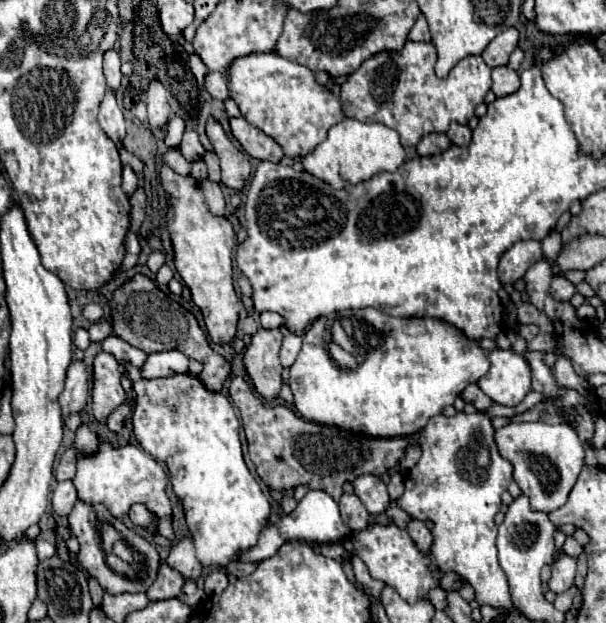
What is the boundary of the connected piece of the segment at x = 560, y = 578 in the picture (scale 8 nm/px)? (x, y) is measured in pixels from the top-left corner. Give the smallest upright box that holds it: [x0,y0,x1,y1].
[548,555,576,595]

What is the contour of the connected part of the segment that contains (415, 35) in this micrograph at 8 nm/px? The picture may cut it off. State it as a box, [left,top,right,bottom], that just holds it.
[408,13,430,41]

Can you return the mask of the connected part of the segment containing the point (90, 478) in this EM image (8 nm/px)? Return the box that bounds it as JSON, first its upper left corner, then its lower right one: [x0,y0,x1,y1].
[72,443,172,539]

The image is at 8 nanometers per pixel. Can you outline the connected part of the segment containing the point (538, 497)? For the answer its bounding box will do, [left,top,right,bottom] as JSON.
[496,423,584,511]

